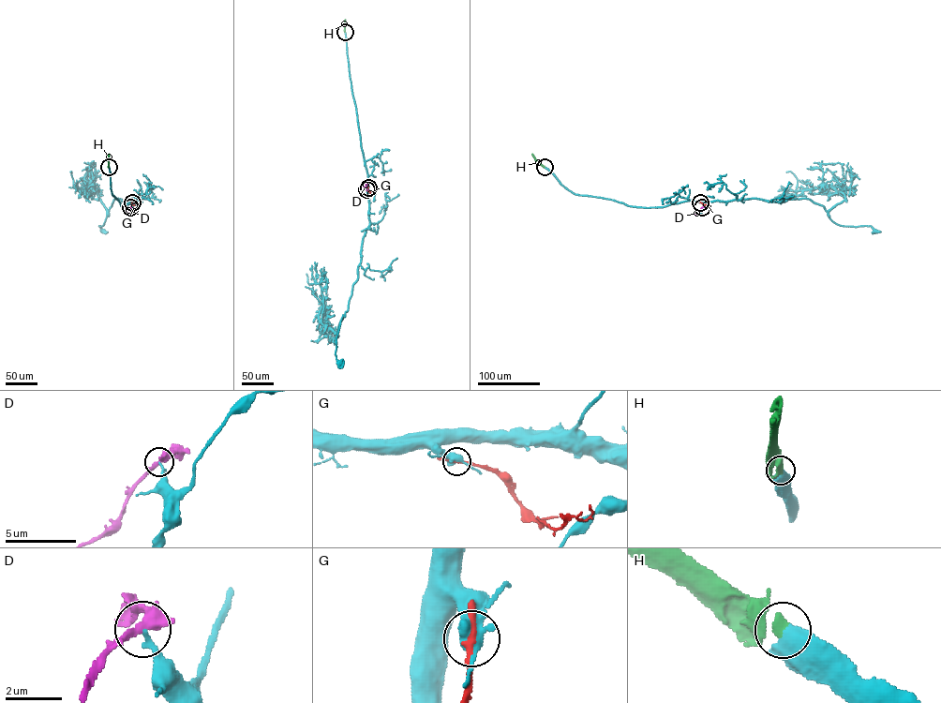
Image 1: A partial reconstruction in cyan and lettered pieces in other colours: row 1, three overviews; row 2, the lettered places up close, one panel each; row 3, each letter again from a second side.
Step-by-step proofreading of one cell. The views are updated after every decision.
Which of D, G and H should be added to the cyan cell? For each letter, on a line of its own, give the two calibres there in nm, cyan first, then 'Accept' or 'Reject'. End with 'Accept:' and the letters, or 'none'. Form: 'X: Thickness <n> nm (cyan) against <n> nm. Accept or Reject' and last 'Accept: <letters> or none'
D: Thickness 170 nm (cyan) against 340 nm. Reject
G: Thickness 500 nm (cyan) against 190 nm. Reject
H: Thickness 700 nm (cyan) against 240 nm. Accept
Accept: H

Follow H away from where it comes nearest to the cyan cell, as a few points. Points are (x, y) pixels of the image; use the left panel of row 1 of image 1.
H: (109, 167), (109, 154)

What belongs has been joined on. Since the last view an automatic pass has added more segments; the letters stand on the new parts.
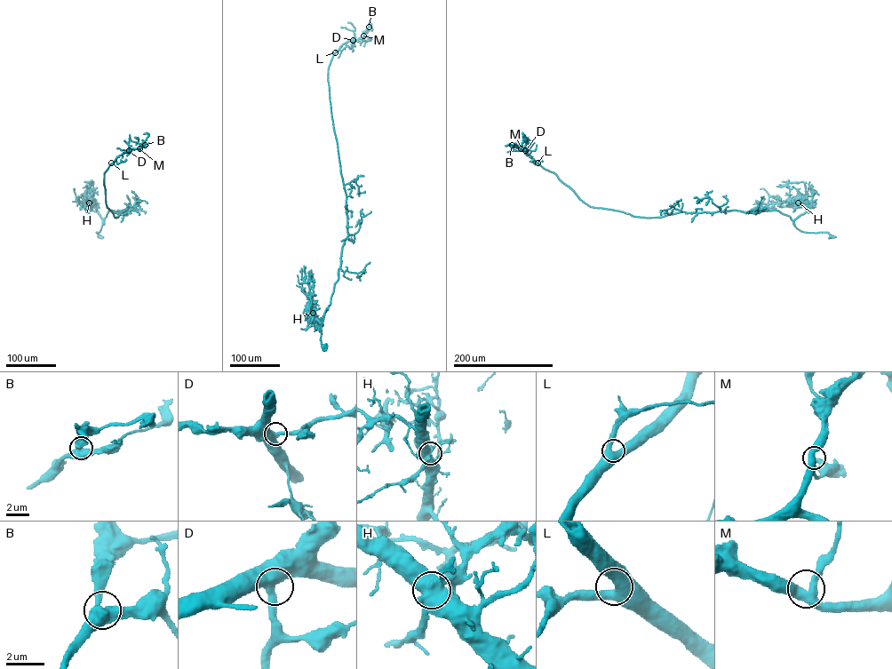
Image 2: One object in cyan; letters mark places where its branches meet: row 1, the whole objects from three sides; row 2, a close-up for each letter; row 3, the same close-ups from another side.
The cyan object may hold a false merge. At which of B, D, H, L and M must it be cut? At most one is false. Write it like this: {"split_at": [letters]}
{"split_at": ["H"]}

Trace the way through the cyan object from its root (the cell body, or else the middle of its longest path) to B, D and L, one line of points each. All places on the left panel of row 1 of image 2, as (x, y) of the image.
B: (99, 236), (96, 232), (107, 211), (123, 211), (115, 218), (107, 207), (104, 172), (119, 155), (145, 145)
D: (99, 236), (96, 232), (107, 211), (123, 211), (115, 218), (107, 207), (104, 172), (129, 150)
L: (99, 236), (96, 232), (100, 231), (107, 211), (123, 211), (115, 218), (107, 207), (104, 176), (111, 163)

